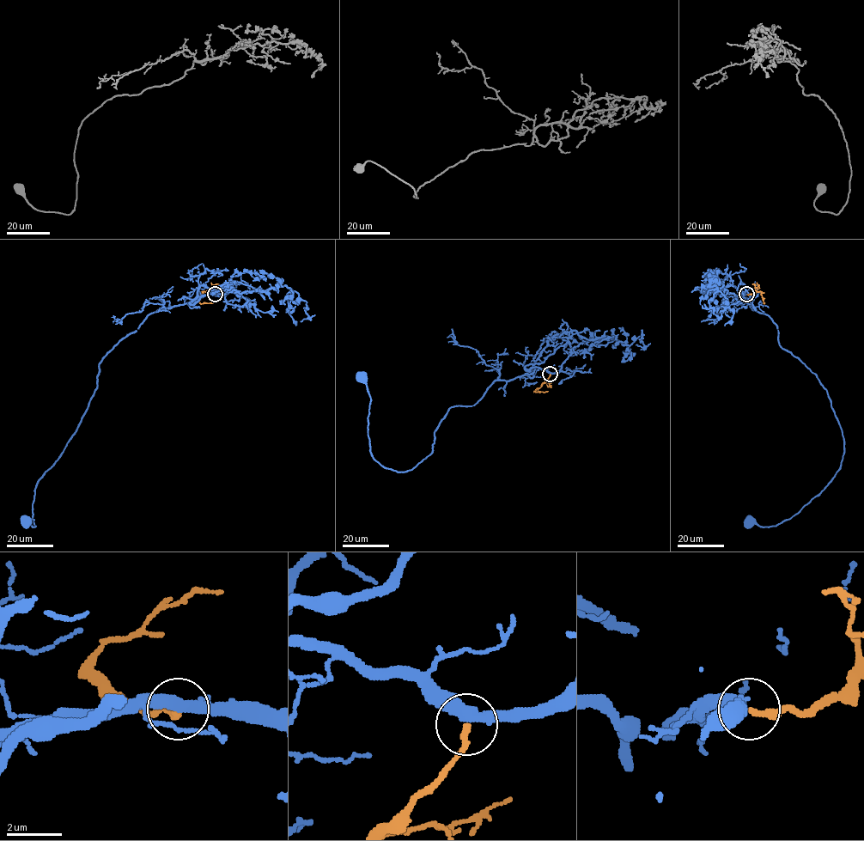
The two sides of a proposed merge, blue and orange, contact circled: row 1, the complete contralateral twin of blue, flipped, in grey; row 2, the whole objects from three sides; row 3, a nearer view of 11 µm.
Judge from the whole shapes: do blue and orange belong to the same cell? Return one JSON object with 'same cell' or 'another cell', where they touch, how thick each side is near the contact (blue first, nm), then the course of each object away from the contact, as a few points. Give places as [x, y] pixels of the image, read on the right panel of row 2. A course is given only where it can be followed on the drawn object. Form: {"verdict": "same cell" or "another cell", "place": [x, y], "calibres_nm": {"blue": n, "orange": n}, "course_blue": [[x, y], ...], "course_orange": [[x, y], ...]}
{"verdict": "same cell", "place": [746, 294], "calibres_nm": {"blue": 400, "orange": 240}, "course_blue": [[745, 294], [826, 390], [843, 441], [840, 469], [800, 511], [775, 526], [751, 521]], "course_orange": [[745, 294], [760, 291], [763, 303]]}

